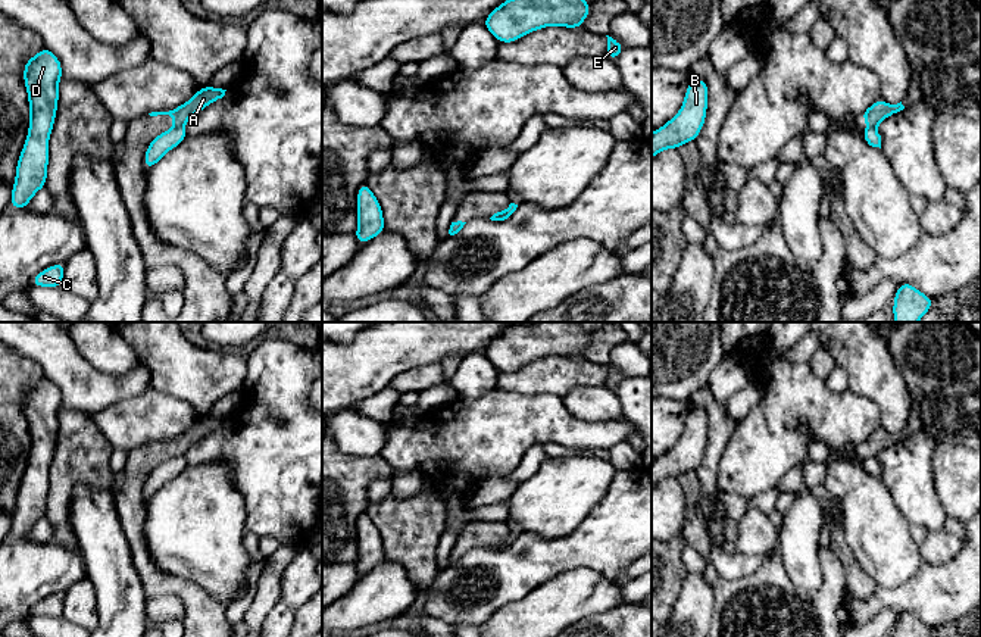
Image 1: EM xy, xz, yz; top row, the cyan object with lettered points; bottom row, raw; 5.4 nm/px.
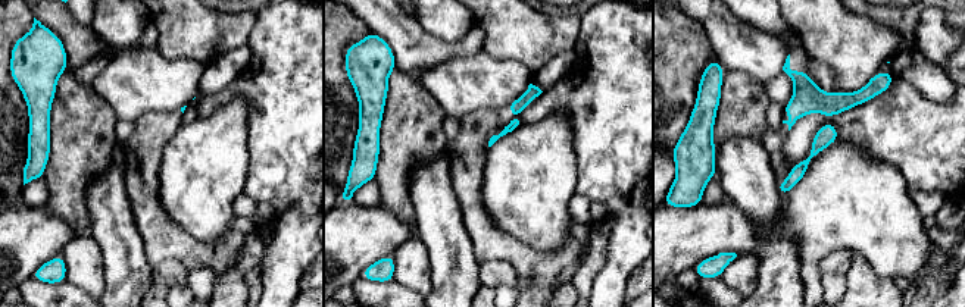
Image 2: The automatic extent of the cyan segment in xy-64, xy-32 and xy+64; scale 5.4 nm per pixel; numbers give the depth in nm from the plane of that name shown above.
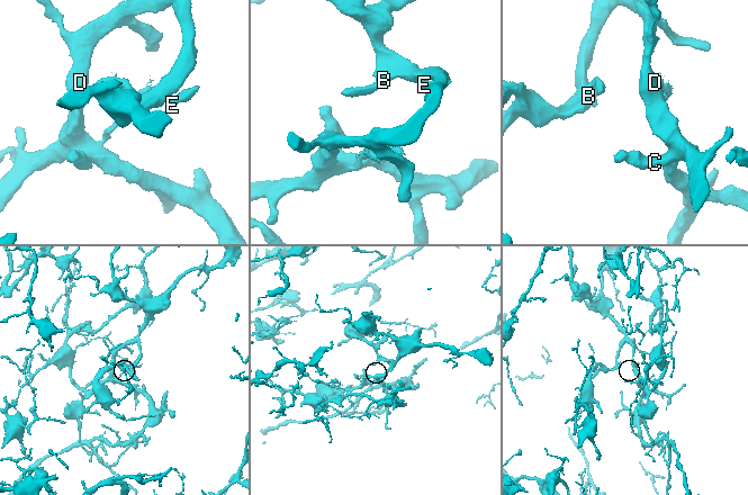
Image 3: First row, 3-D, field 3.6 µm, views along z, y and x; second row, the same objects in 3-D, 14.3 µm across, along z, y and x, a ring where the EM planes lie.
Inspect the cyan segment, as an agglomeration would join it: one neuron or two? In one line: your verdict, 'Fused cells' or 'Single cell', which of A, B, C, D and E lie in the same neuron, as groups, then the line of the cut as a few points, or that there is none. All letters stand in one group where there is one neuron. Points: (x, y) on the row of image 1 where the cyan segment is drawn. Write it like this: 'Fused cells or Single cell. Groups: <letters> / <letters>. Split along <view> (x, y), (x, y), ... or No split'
Fused cells. Groups: A / B C D E. Split along xy (177, 125), (183, 127)

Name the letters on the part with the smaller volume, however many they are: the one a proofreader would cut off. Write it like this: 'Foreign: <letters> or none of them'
Foreign: A

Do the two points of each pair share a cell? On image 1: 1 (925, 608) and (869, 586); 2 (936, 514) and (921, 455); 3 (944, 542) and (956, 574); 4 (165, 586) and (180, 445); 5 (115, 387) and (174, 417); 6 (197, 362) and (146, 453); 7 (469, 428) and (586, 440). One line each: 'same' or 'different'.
1: different
2: same
3: different
4: same
5: different
6: different
7: same

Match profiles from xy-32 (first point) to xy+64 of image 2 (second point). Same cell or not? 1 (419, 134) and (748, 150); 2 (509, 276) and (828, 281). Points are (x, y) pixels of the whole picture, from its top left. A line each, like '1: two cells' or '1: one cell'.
1: two cells
2: two cells

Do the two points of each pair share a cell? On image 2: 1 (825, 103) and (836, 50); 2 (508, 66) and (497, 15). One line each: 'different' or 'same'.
1: different
2: same

